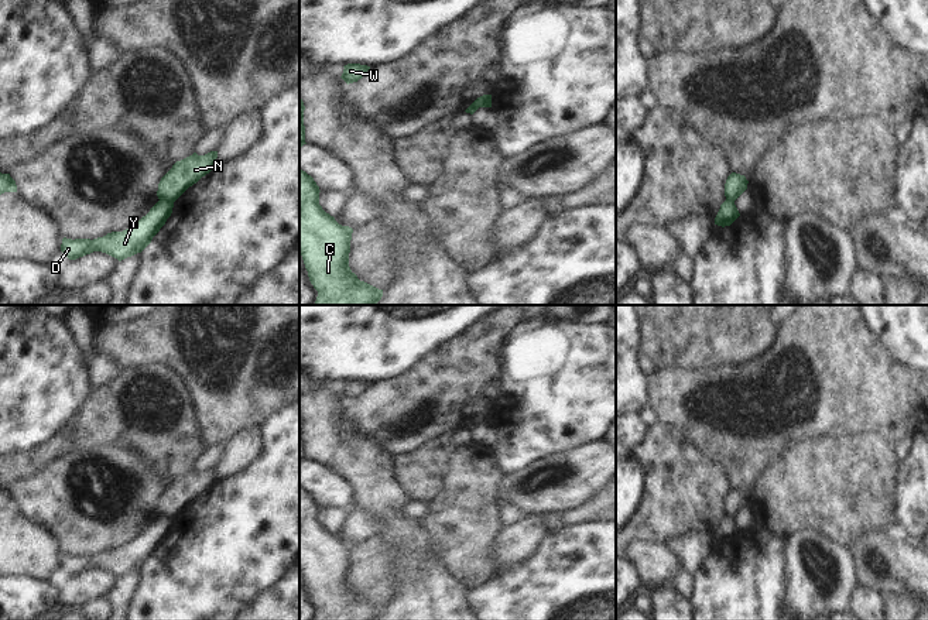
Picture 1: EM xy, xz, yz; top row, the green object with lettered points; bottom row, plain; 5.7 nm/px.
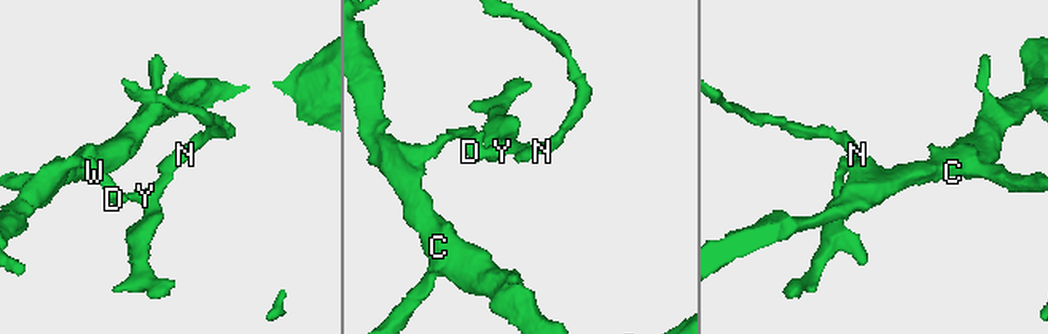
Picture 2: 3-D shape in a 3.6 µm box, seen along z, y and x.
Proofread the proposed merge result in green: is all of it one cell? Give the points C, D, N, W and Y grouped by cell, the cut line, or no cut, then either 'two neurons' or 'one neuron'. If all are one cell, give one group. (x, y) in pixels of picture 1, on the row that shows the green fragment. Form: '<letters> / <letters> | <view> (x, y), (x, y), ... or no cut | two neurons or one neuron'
C D W Y / N | xy (160, 199), (168, 199), (173, 204) | two neurons

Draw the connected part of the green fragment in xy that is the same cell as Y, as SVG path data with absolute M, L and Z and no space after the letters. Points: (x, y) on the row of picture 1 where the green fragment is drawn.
M158 201L145 216L123 232L112 232L93 240L64 237L61 251L69 260L102 251L121 261L141 253L151 243L171 216L172 208L174 203L169 201Z

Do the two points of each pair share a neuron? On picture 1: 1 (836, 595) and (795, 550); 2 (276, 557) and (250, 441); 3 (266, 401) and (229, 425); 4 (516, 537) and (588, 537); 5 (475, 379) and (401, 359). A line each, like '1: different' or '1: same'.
1: same
2: different
3: same
4: different
5: different

